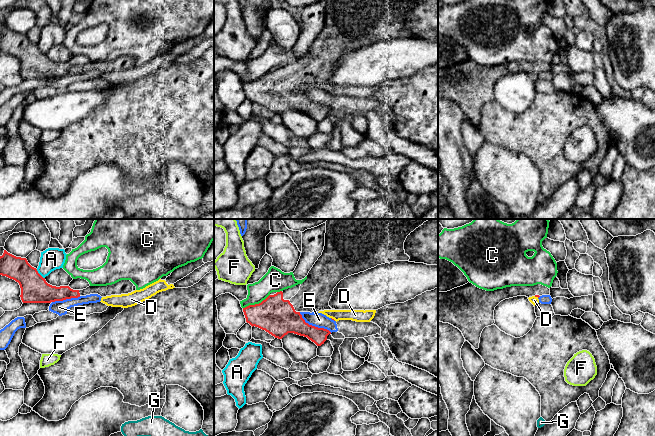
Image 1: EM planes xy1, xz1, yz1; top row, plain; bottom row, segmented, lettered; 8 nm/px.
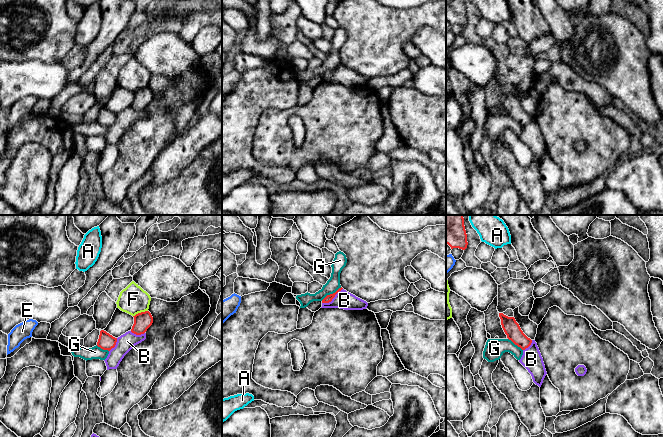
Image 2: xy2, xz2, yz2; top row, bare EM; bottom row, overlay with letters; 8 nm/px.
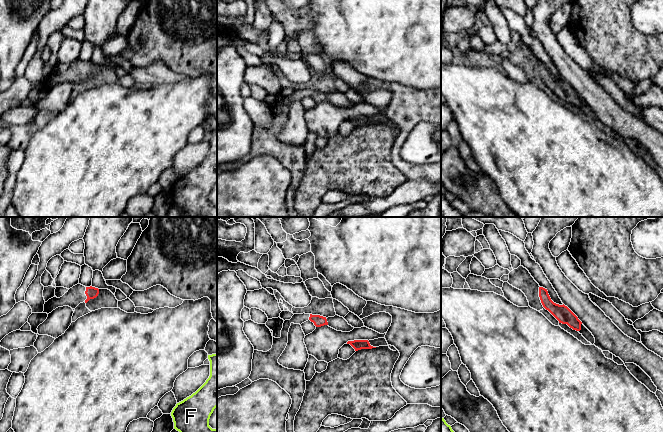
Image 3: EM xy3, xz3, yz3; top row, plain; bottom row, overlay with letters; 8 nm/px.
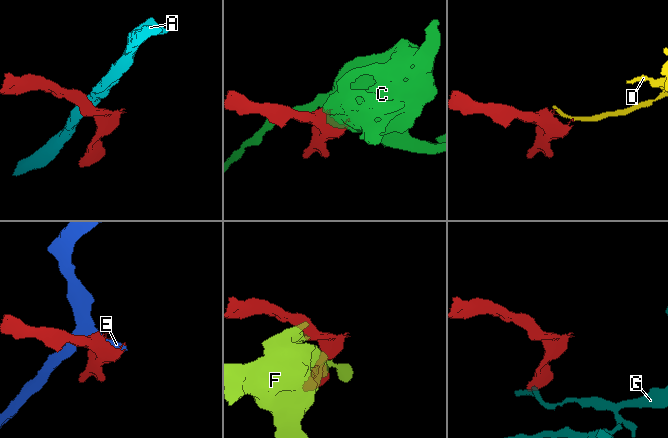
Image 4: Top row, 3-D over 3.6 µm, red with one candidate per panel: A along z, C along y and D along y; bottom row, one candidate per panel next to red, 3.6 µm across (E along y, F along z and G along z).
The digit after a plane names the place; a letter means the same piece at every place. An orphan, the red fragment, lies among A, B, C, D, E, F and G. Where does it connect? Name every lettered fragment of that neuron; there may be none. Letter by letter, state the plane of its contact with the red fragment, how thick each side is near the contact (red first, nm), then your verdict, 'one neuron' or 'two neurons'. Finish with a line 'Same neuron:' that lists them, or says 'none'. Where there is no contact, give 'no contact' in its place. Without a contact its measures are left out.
A: meets red in xy1; 220 nm thick on the red side, 180 nm on the other; two neurons
B: meets red in xz2; 60 nm thick on the red side, 140 nm on the other; two neurons
C: meets red in xz1; 300 nm thick on the red side, 180 nm on the other; two neurons
D: meets red in xz1; 20 nm thick on the red side, 100 nm on the other; two neurons
E: meets red in xz1; 220 nm thick on the red side, 120 nm on the other; two neurons
F: meets red in xy2; 140 nm thick on the red side, 220 nm on the other; two neurons
G: meets red in xz2; 60 nm thick on the red side, 110 nm on the other; two neurons
Same neuron: none

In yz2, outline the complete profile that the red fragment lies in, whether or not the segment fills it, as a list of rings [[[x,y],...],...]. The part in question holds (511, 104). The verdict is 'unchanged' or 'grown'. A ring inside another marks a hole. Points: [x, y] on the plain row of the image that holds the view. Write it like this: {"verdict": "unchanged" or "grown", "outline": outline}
{"verdict": "unchanged", "outline": [[[499,89],[499,93],[501,95],[502,104],[509,116],[522,126],[525,126],[531,121],[532,116],[523,109],[514,93],[508,93],[503,89]]]}

